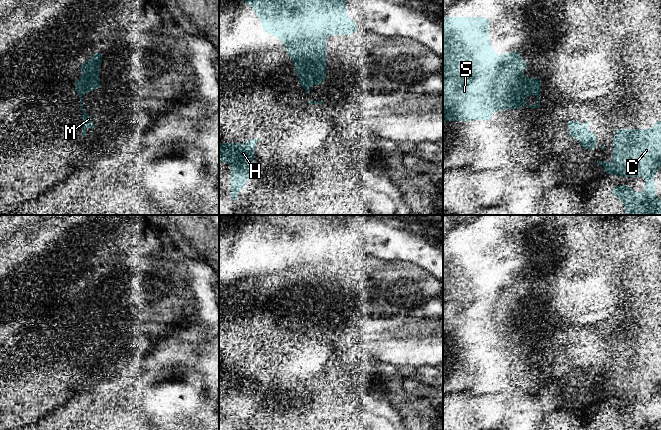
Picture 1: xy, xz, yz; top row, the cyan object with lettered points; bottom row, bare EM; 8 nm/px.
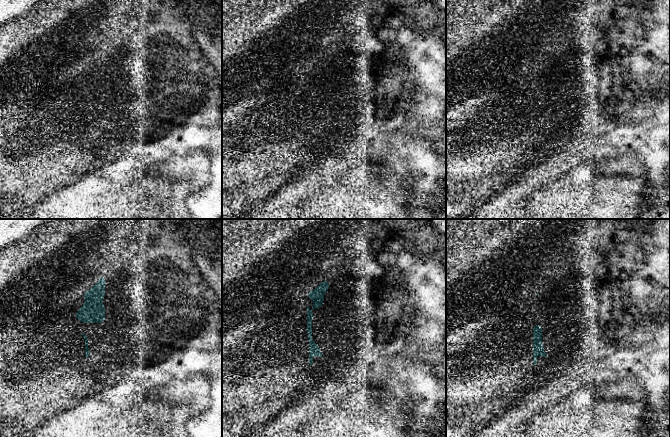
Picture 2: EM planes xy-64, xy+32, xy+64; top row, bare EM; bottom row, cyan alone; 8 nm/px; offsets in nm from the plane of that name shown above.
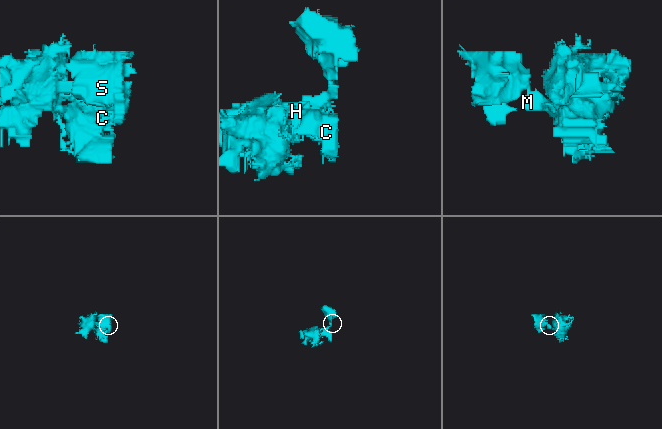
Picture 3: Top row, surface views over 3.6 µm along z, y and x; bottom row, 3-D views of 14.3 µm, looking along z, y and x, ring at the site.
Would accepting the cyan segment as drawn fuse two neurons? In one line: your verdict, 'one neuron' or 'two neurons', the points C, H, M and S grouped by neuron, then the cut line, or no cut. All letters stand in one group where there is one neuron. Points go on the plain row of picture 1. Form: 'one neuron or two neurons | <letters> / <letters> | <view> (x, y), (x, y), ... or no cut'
two neurons | C H M / S | xy (83, 315), (78, 317)

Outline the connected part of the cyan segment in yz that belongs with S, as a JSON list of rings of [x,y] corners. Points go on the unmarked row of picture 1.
[[[443,241],[443,346],[491,344],[494,333],[501,336],[504,333],[518,333],[525,331],[525,321],[537,318],[542,312],[541,302],[526,302],[521,298],[528,290],[528,288],[523,286],[517,274],[514,274],[512,277],[503,277],[500,280],[497,280],[493,276],[492,269],[489,266],[489,243],[487,241]]]

